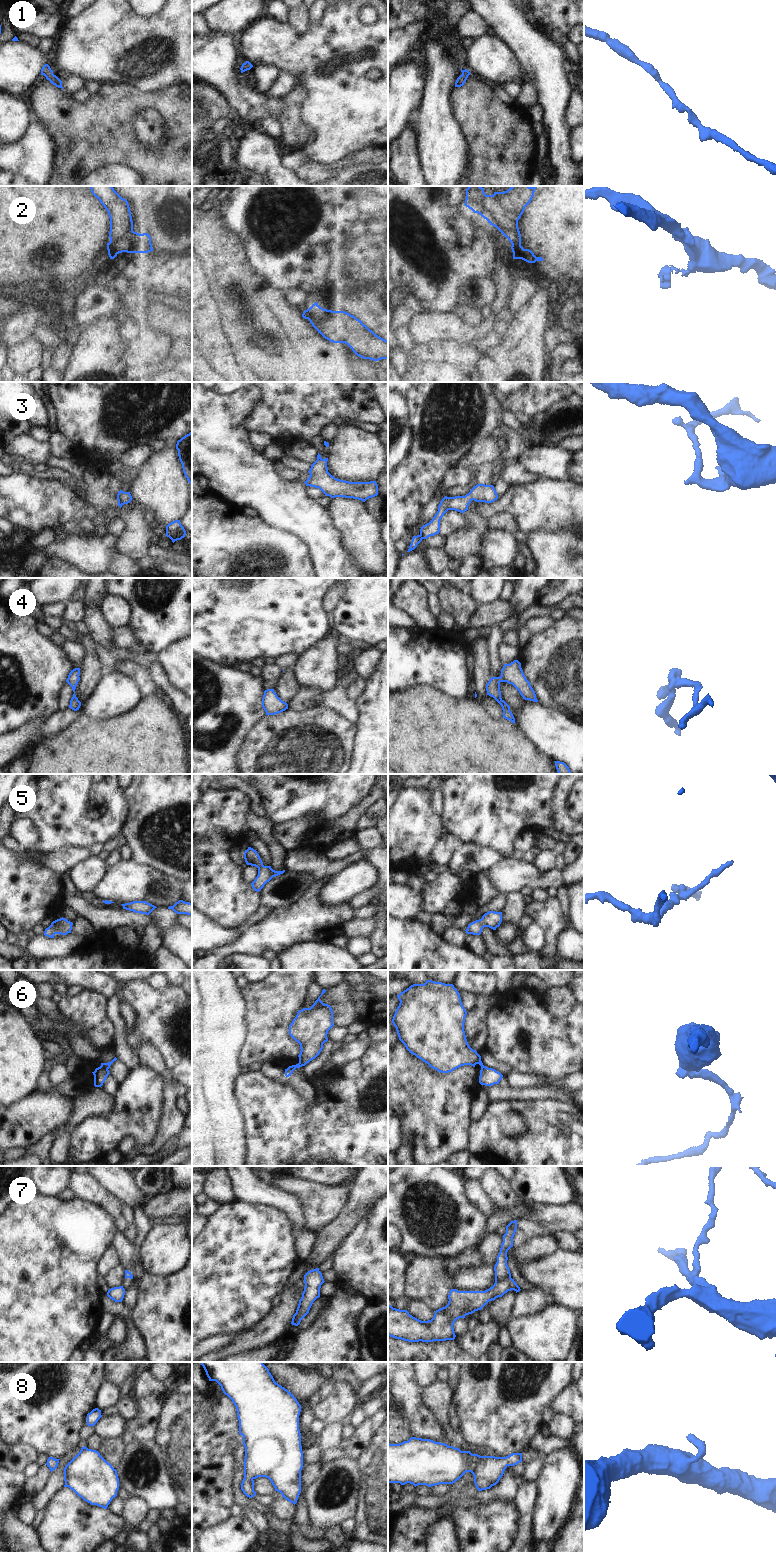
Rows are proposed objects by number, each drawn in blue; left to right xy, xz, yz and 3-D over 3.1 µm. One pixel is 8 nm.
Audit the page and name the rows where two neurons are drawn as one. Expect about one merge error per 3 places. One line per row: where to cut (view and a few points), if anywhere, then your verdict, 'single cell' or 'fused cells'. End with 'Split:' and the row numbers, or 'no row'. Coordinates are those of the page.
1: no cut | single cell
2: xy (109, 242), (117, 253) | fused cells
3: no cut | single cell
4: no cut | single cell
5: no cut | single cell
6: xy (101, 1065), (107, 1069) | fused cells
7: yz (510, 1276), (494, 1284) | fused cells
8: no cut | single cell
Split: 2, 6, 7

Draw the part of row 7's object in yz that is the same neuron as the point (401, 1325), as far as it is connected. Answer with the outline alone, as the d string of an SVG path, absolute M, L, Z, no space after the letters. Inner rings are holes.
M511 1277L497 1282L485 1291L458 1291L451 1289L448 1304L435 1311L434 1317L421 1321L388 1305L388 1336L408 1342L433 1342L454 1340L453 1325L459 1318L481 1310L489 1301L502 1297L508 1291L521 1289Z

